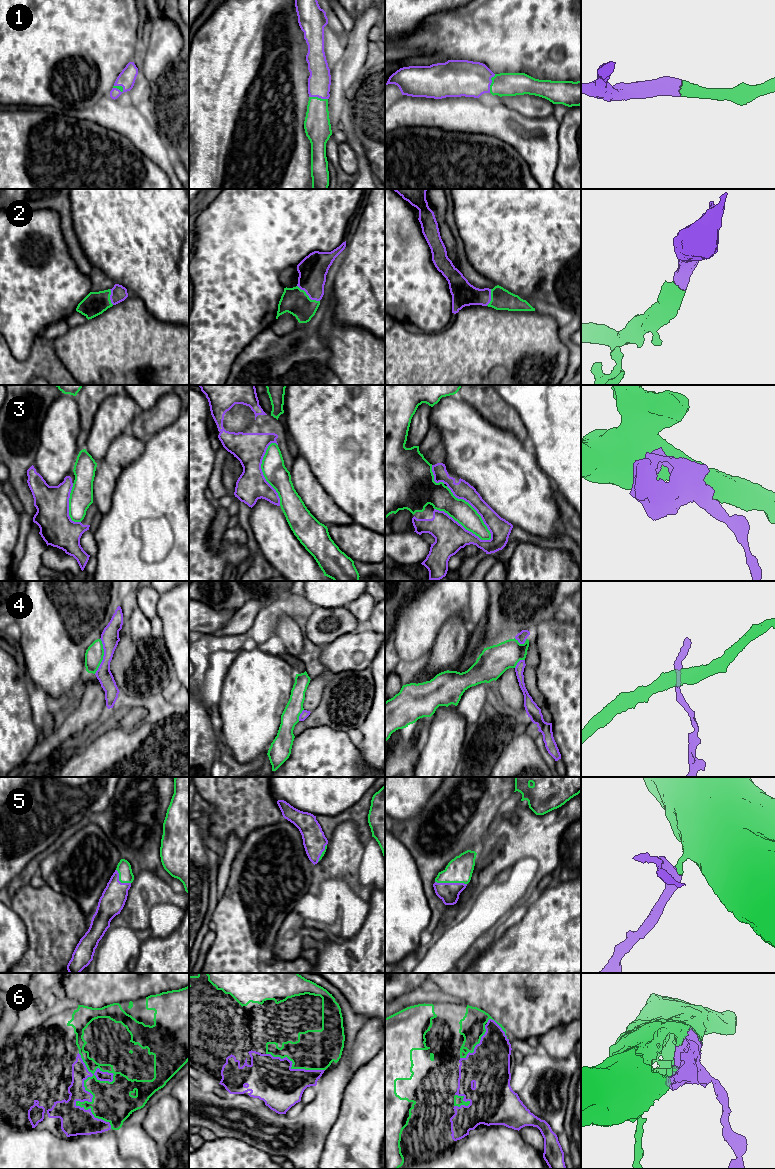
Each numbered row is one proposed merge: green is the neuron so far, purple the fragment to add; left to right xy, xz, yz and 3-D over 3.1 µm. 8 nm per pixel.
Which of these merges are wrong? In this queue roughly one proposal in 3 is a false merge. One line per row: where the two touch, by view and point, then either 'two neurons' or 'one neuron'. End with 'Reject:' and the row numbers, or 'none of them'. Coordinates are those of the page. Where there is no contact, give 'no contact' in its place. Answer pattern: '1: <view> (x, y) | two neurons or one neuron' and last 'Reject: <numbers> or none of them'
1: yz (491, 83) | one neuron
2: xz (308, 296) | one neuron
3: yz (475, 510) | two neurons
4: xy (103, 655) | two neurons
5: yz (451, 882) | one neuron
6: xy (87, 1101) | one neuron
Reject: 3, 4

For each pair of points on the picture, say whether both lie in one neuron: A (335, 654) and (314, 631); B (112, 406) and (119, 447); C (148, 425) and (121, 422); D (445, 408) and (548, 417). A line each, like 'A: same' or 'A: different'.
A: different
B: different
C: different
D: different

